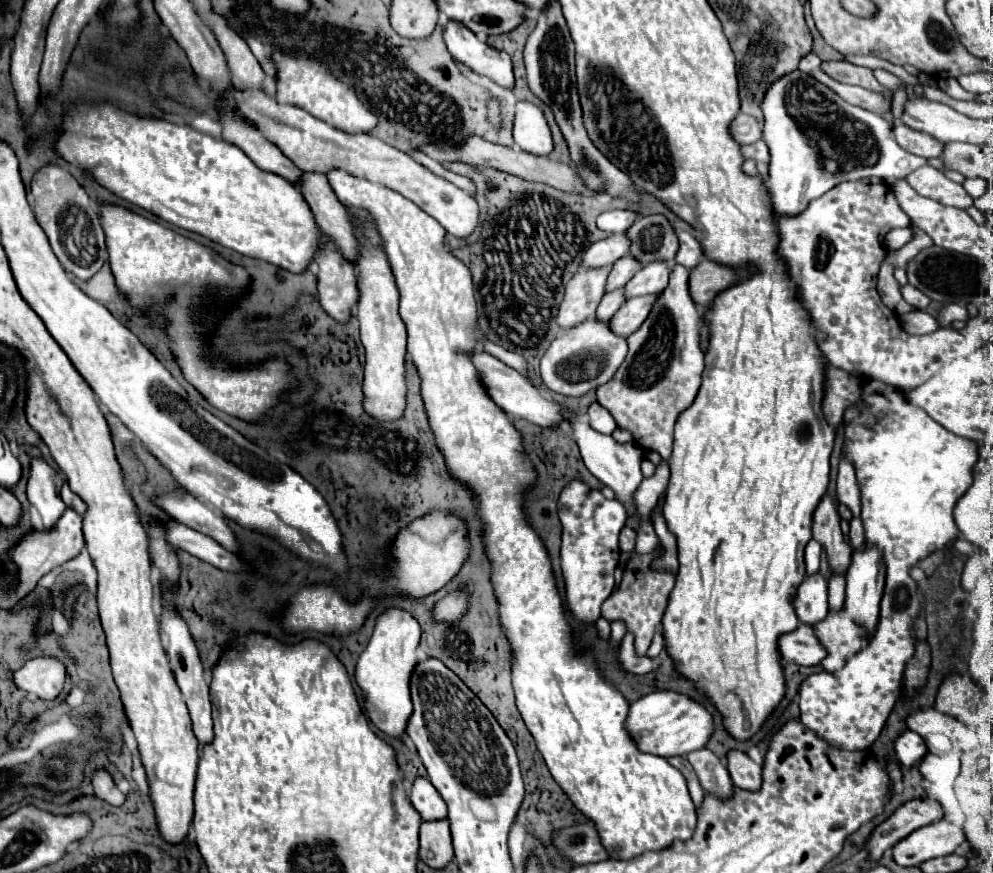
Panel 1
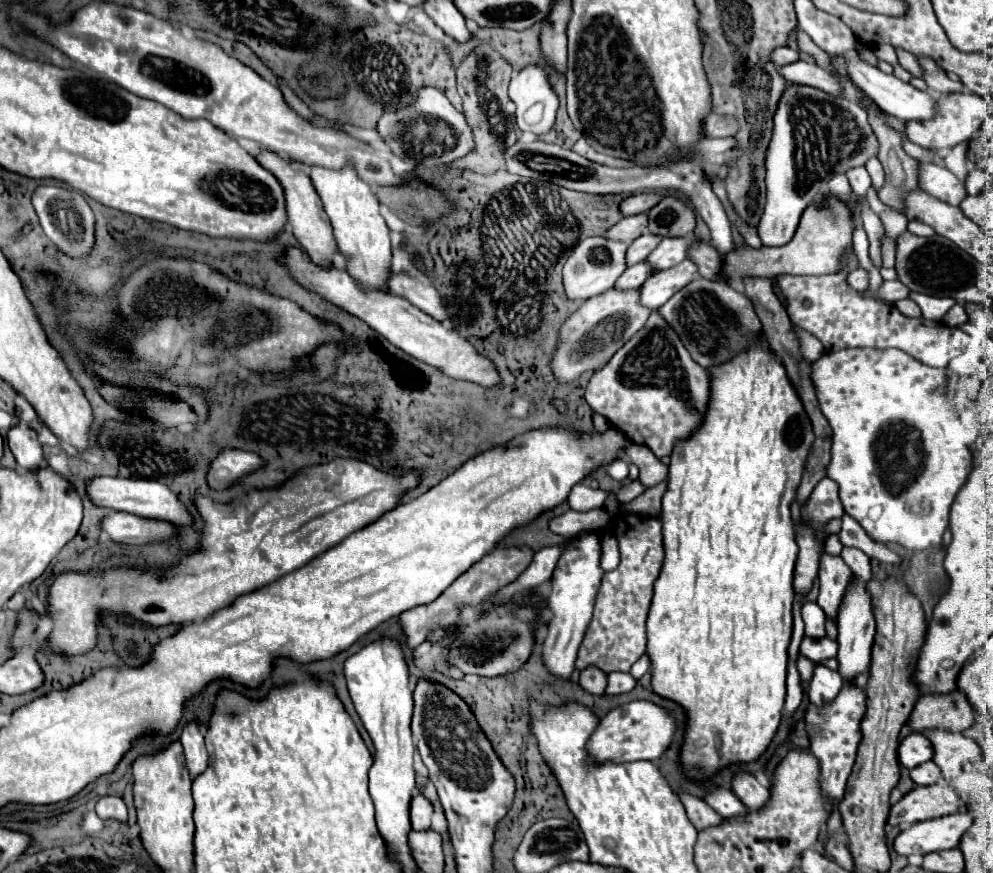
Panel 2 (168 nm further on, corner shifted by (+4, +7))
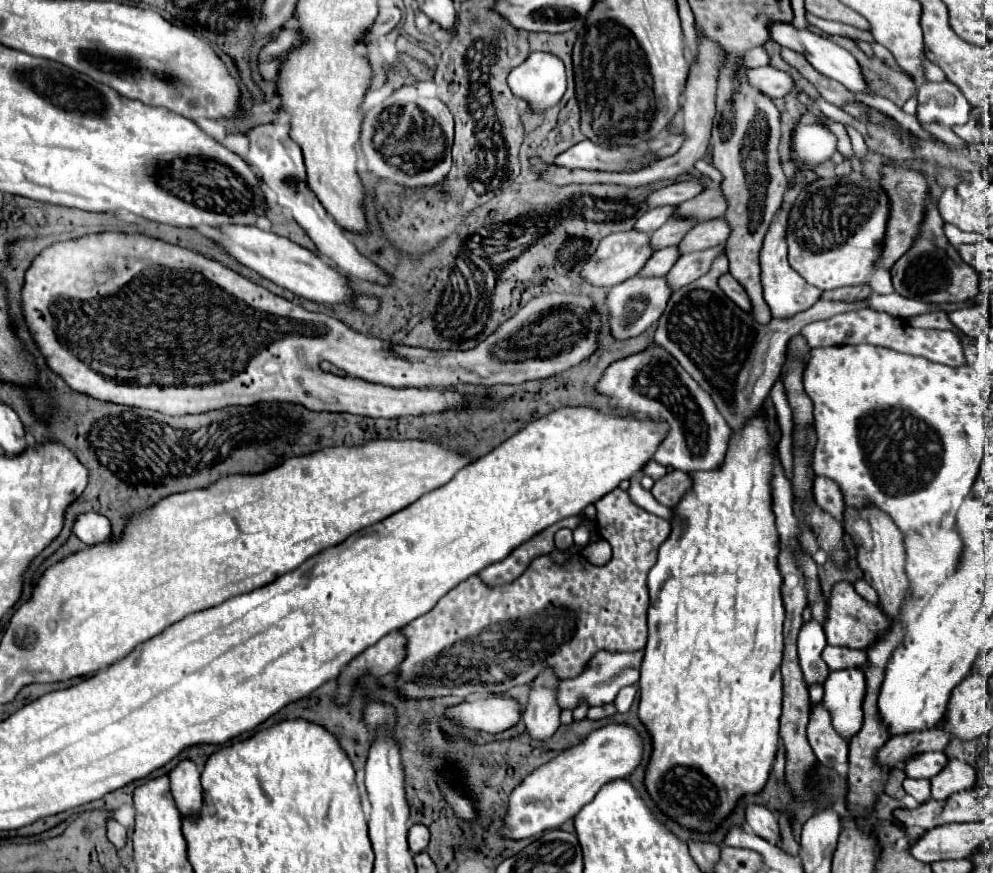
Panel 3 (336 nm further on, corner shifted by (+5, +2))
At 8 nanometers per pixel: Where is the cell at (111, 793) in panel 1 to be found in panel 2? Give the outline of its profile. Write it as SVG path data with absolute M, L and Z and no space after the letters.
M104 795L100 797L100 801L96 803L96 813L102 819L118 819L118 821L126 821L126 805L122 801L122 797L116 795Z

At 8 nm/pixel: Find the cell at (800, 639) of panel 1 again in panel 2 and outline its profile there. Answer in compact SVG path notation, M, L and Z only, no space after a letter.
M804 635L802 643L800 643L800 655L808 657L814 663L820 663L824 659L836 657L836 651L838 651L836 641L832 641L828 637L824 637L824 639L812 639L812 637Z

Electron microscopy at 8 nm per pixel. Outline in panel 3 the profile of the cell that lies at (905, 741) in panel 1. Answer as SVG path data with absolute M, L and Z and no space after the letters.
M943 752L923 754L923 758L915 758L915 762L907 762L905 774L909 778L933 778L937 776L947 764L947 756Z

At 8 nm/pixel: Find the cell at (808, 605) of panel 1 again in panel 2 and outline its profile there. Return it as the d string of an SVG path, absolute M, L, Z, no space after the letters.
M804 601L802 619L806 623L806 635L810 635L810 637L824 637L826 613L822 611L822 607L816 601Z

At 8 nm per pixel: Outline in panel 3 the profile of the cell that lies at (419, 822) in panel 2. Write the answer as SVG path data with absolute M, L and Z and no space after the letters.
M411 826L409 828L409 836L407 836L407 842L409 842L409 850L413 854L419 854L419 852L425 852L427 850L427 842L429 842L429 834L427 834L427 828L425 826Z

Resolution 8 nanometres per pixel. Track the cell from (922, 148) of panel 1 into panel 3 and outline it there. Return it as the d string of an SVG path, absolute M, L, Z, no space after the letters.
M949 80L923 82L919 86L917 100L919 100L917 108L919 122L939 122L949 128L967 122L967 114L971 110L971 104L963 96L963 92Z

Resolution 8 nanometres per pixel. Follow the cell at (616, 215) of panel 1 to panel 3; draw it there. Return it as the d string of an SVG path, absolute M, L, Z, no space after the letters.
M683 180L683 182L671 184L671 186L663 186L661 190L655 190L647 202L649 202L649 206L663 206L663 204L679 206L681 202L687 202L701 192L703 192L703 186L699 182Z

